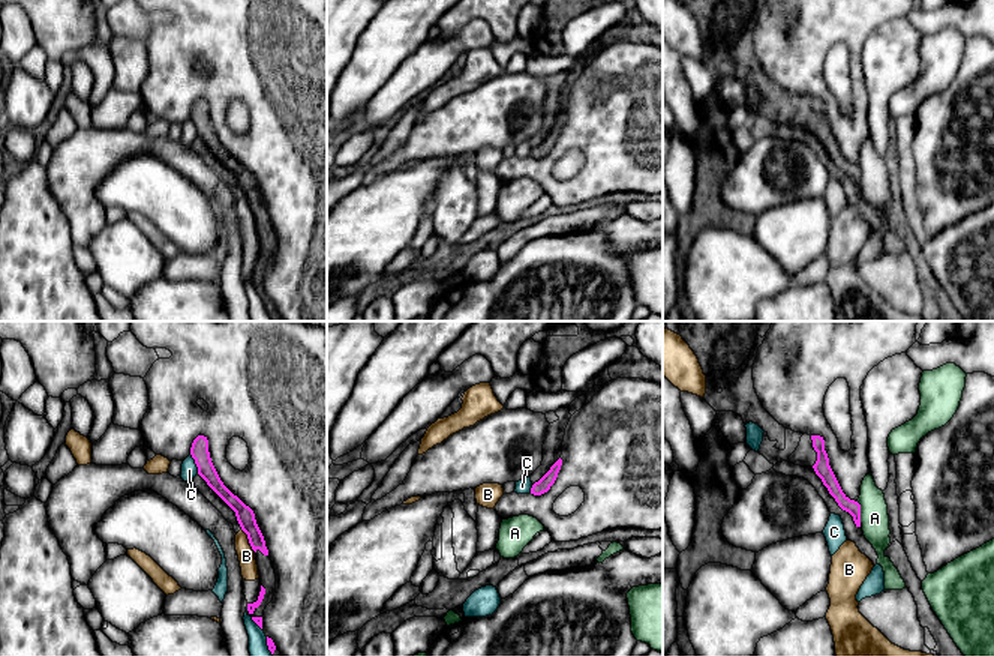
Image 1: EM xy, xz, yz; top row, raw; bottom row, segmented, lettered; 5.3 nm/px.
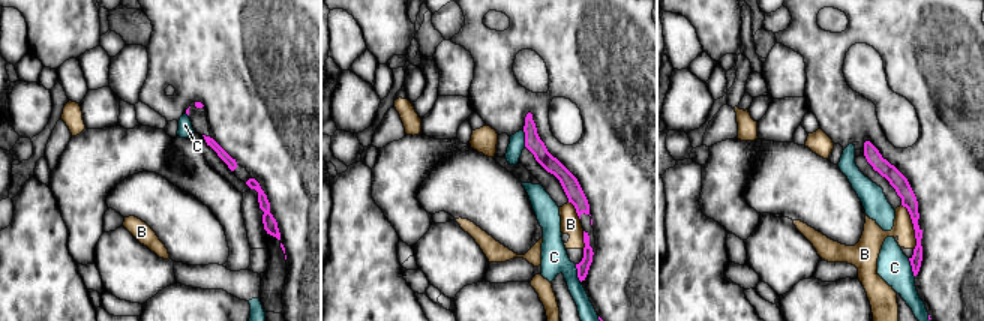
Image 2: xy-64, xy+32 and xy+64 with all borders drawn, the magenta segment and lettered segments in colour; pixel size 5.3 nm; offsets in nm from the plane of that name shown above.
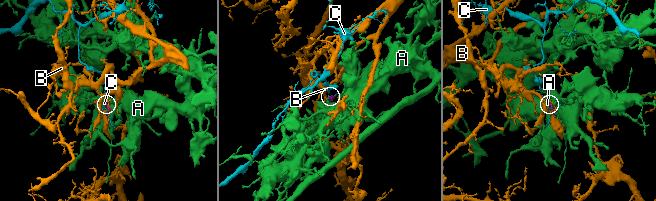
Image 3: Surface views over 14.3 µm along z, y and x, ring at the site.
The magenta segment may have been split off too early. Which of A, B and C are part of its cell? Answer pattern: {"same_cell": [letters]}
{"same_cell": []}

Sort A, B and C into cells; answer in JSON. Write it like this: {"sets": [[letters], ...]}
{"sets": [["A"], ["B"], ["C"]]}

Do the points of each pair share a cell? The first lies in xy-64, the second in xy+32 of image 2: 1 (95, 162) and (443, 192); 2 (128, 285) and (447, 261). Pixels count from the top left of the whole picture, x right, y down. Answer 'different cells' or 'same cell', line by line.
1: different cells
2: same cell

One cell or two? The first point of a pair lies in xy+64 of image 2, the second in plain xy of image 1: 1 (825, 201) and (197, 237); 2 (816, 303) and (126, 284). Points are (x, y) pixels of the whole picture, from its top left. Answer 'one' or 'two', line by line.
1: one
2: two

